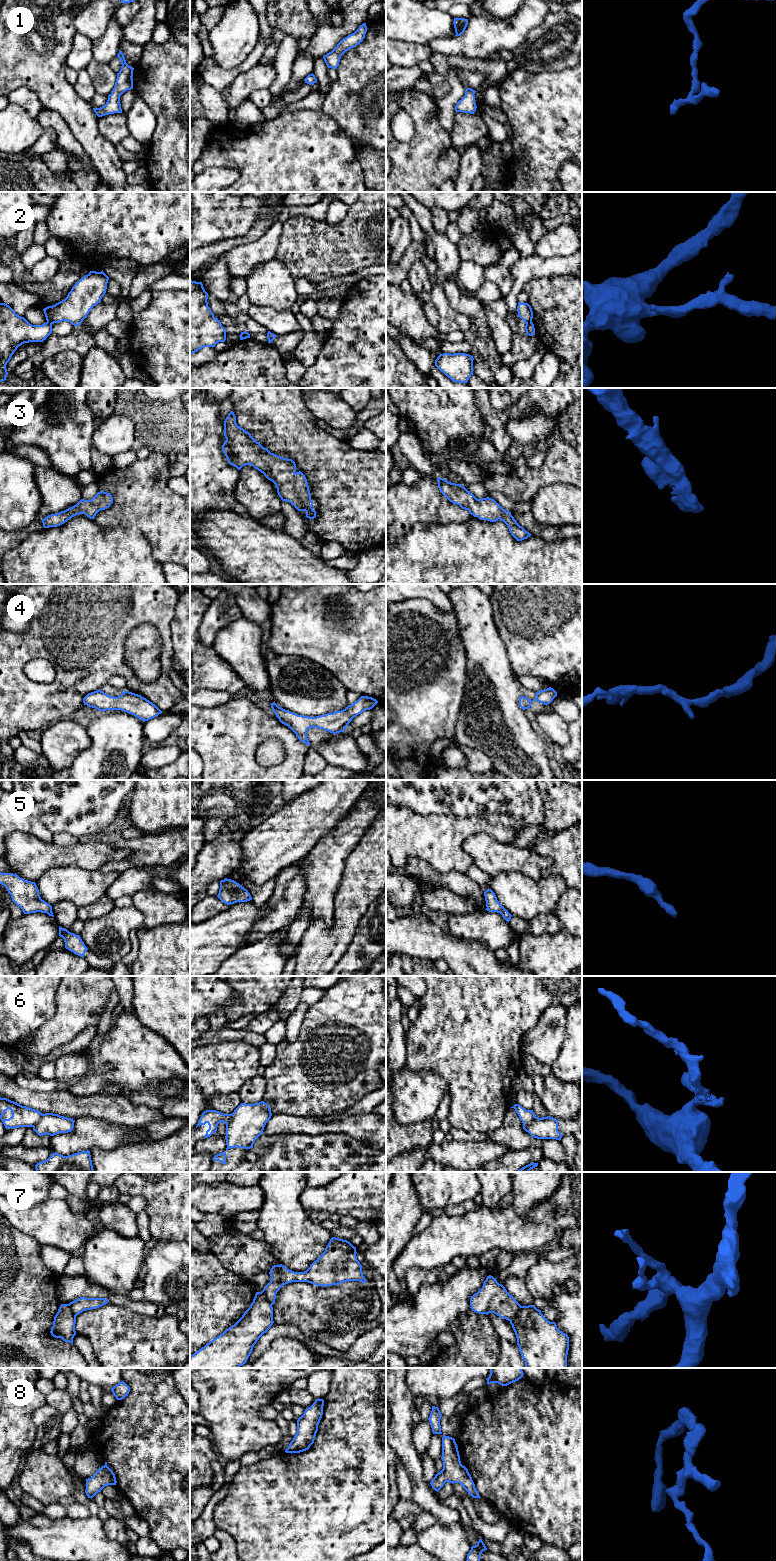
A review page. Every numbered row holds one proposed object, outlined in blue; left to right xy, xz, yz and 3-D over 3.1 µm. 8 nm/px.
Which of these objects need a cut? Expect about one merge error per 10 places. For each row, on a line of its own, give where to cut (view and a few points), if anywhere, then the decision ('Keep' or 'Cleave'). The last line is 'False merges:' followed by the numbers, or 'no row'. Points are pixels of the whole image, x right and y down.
1: No split. Keep
2: Split along yz (531, 321), (526, 324). Cleave
3: No split. Keep
4: No split. Keep
5: No split. Keep
6: Split along yz (536, 1117), (529, 1122), (523, 1123). Cleave
7: Split along yz (521, 1306), (517, 1313), (509, 1320). Cleave
8: No split. Keep
False merges: 2, 6, 7

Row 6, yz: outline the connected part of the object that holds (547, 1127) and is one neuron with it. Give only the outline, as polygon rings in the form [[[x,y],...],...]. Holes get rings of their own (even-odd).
[[[550,1116],[536,1117],[530,1123],[523,1123],[523,1129],[537,1139],[556,1139],[560,1141],[563,1136],[558,1131],[558,1120]]]

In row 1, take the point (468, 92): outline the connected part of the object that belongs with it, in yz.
[[[466,88],[464,97],[459,100],[455,106],[455,111],[474,114],[477,108],[475,103],[475,92],[476,91],[471,88]]]

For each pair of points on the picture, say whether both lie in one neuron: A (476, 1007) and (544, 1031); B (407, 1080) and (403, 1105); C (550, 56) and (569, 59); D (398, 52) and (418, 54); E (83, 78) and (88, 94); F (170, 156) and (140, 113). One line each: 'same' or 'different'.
A: different
B: same
C: same
D: same
E: same
F: different

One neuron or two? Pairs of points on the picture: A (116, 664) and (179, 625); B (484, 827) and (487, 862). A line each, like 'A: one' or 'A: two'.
A: two
B: two

